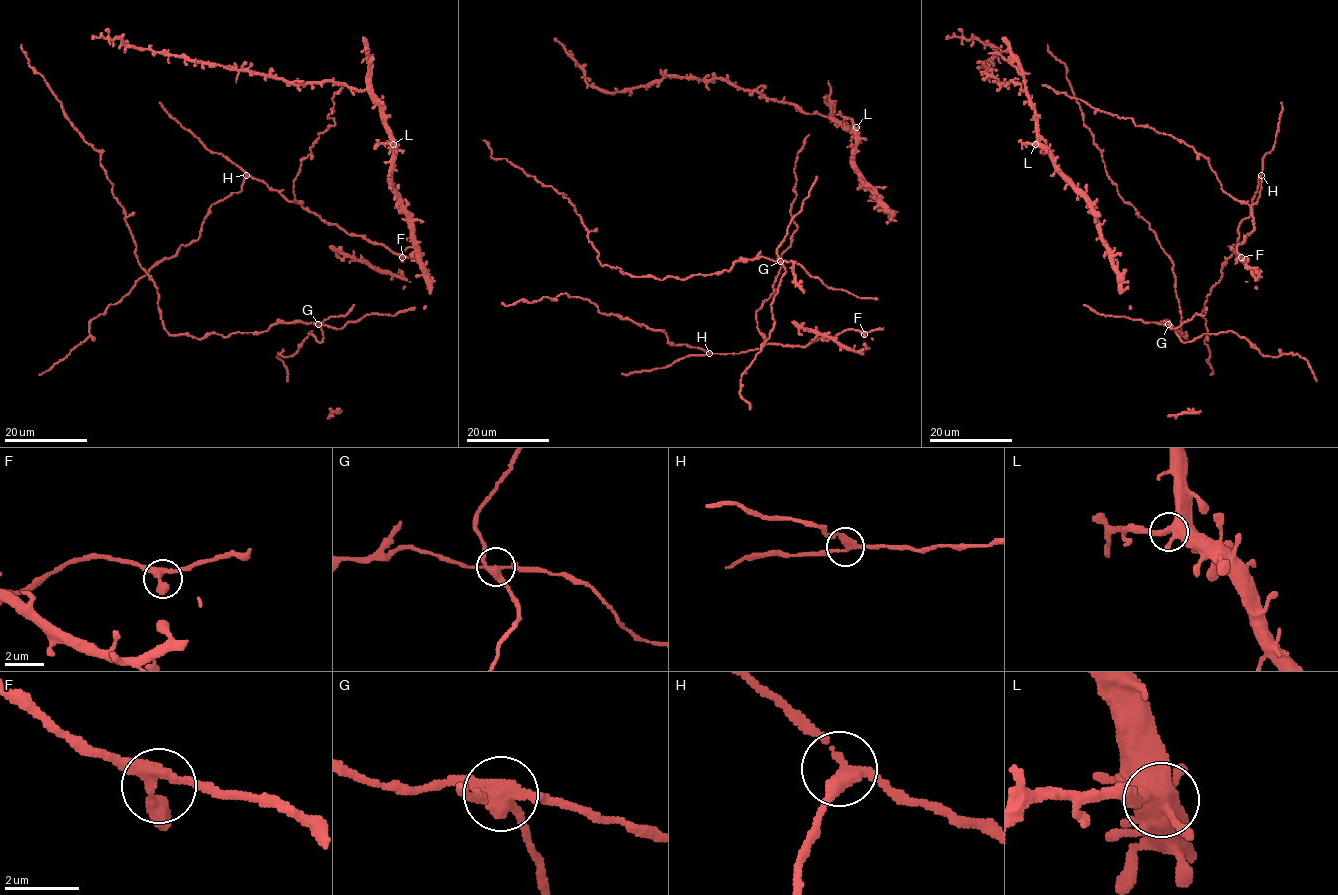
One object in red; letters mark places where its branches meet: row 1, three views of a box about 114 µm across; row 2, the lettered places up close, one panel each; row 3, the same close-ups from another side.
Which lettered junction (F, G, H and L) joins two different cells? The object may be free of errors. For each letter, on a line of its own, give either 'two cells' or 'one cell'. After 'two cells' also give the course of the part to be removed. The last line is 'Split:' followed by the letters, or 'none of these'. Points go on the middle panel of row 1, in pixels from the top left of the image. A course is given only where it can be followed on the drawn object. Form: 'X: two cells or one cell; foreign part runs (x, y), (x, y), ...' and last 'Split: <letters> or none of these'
F: one cell
G: two cells; foreign part runs (780, 261), (785, 268), (771, 305), (774, 324), (770, 337), (741, 377), (740, 395), (749, 408)
H: one cell
L: one cell
Split: G

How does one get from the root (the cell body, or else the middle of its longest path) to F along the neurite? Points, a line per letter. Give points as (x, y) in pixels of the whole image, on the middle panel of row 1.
F: (716, 353), (746, 352), (765, 344), (805, 346), (820, 338), (837, 336), (846, 330), (858, 330), (864, 334)

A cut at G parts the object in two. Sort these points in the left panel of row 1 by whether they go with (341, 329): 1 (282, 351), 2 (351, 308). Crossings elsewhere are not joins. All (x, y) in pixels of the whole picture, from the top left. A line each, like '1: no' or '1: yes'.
1: no
2: no

